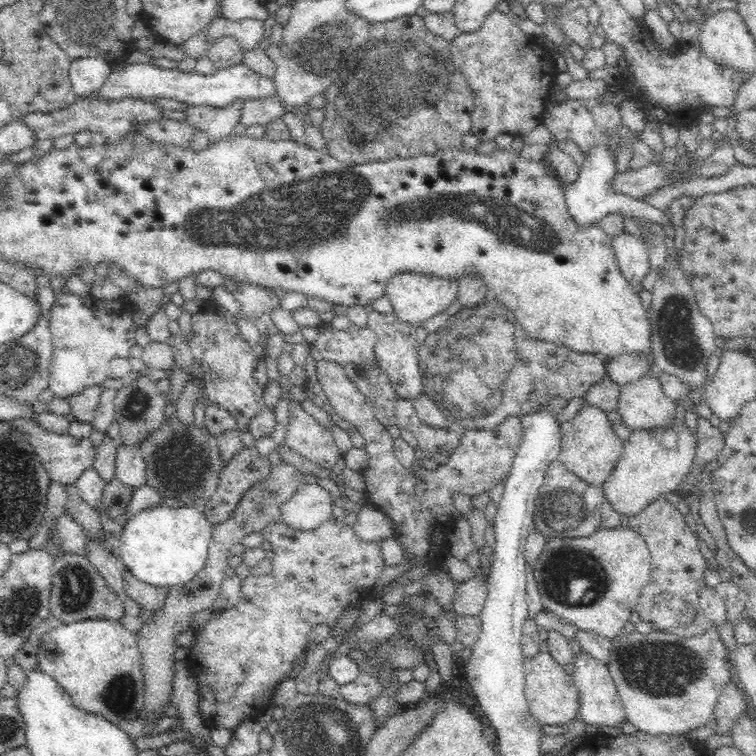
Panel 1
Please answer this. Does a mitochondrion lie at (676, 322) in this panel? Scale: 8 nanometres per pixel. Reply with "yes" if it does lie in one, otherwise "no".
yes

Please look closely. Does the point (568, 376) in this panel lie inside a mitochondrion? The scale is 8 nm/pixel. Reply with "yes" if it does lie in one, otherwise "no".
no

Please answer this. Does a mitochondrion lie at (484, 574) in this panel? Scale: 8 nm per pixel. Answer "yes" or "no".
no

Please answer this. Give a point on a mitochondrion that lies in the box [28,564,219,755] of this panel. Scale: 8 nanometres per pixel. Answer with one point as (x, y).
(77, 586)

